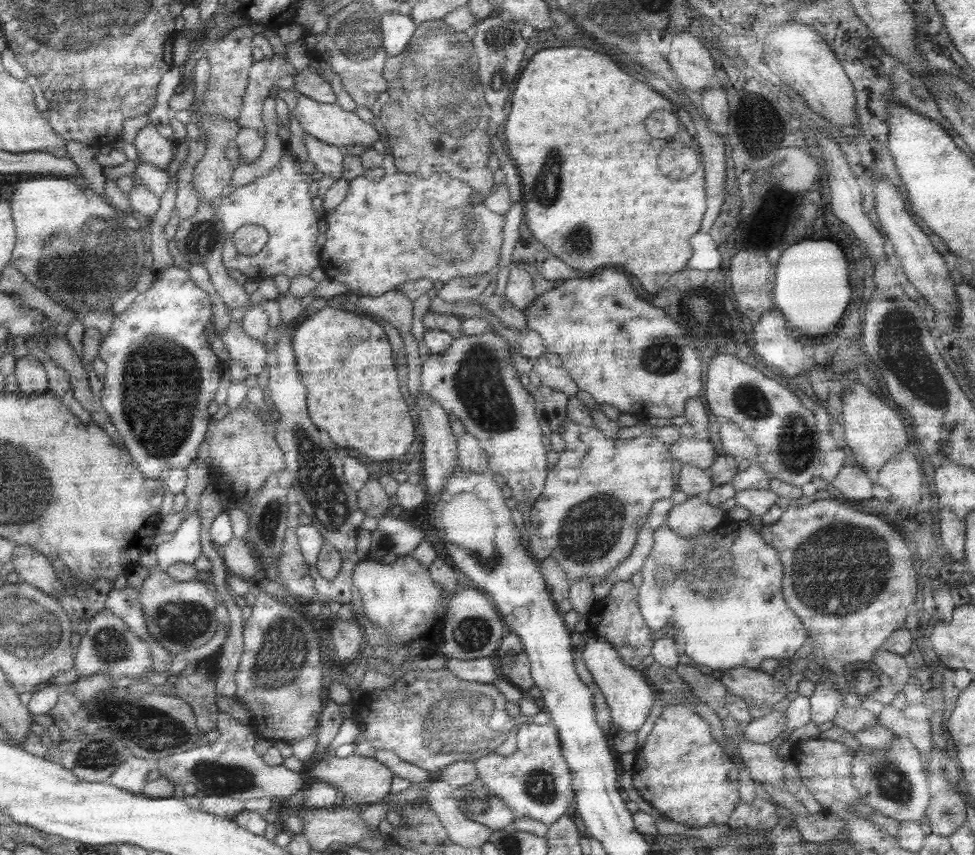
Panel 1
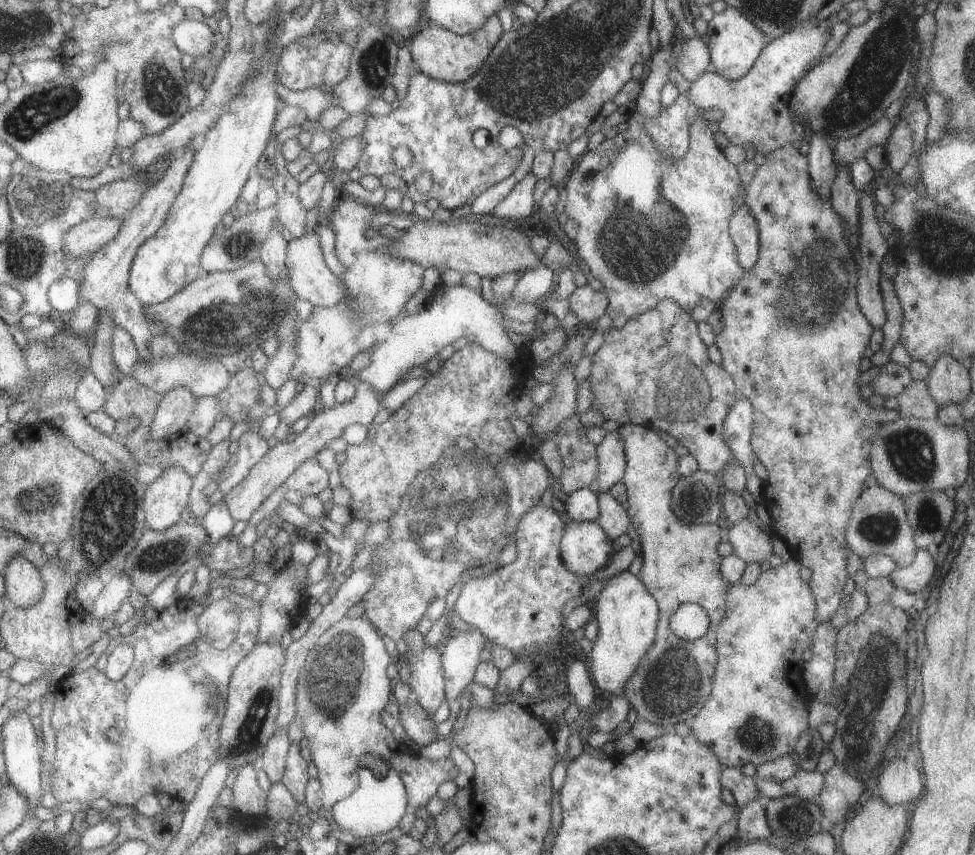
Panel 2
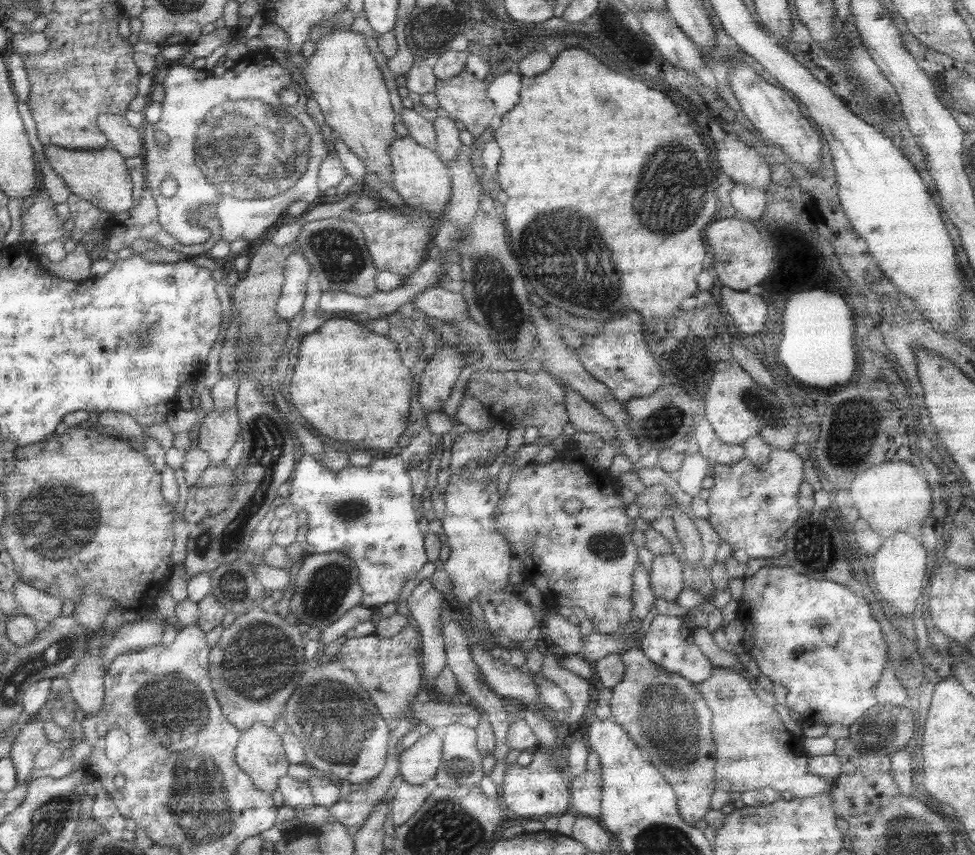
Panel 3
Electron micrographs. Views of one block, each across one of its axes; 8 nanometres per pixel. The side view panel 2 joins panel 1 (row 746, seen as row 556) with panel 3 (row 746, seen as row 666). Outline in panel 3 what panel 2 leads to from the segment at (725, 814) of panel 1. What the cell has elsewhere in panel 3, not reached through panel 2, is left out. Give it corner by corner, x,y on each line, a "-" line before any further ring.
639,648
625,650
619,654
623,664
623,678
611,688
609,706
611,706
611,718
619,728
627,734
627,738
635,744
635,748
647,758
647,762
659,772
659,776
673,788
675,800
677,800
677,812
687,824
695,824
709,812
709,800
715,792
713,776
715,776
715,746
711,740
709,724
713,720
707,702
699,694
697,686
679,674
671,674
657,664
653,664

